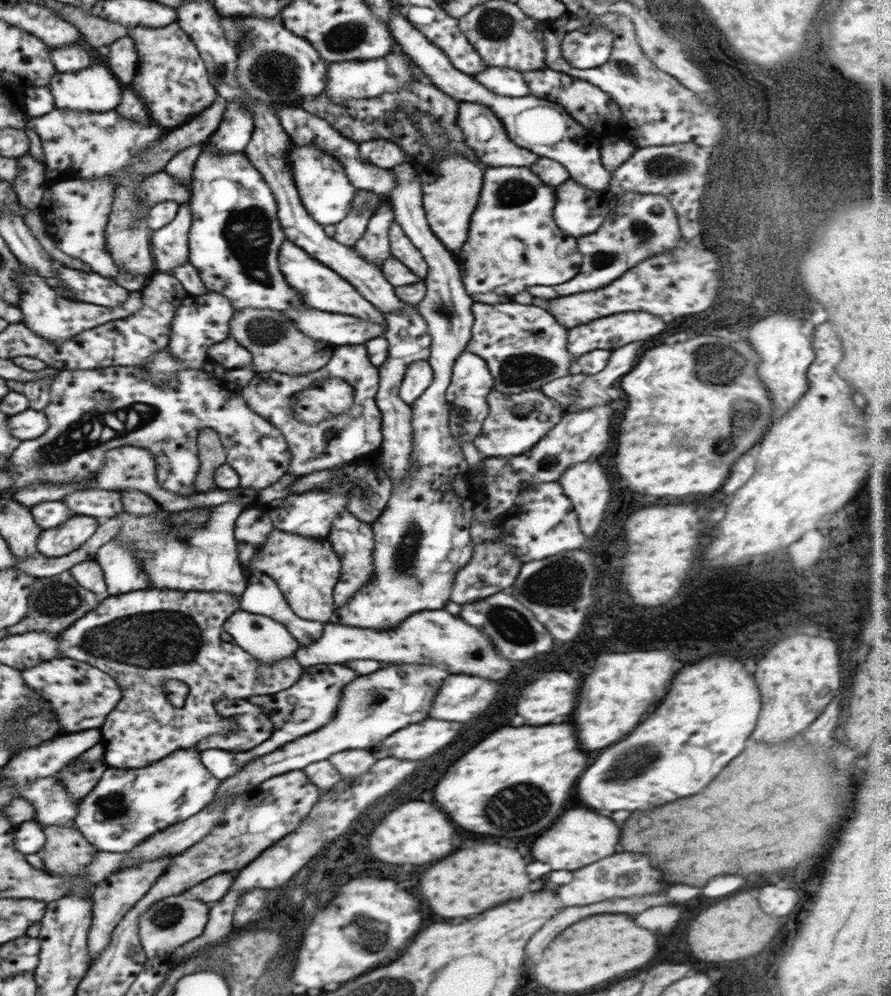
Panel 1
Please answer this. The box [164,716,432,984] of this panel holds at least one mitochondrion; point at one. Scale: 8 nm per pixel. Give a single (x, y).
(373, 931)

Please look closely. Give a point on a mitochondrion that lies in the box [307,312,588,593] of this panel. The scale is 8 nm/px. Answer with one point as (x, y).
(523, 367)

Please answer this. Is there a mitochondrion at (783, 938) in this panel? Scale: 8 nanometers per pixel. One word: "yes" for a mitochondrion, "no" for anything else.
no

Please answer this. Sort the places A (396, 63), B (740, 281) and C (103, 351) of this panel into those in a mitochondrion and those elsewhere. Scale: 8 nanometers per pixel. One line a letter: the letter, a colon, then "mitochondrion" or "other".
A: other
B: other
C: other

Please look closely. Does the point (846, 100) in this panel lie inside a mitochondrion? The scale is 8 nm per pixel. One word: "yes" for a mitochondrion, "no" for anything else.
yes

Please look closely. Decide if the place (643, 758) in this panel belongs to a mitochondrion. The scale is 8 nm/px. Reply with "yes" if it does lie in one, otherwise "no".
yes

